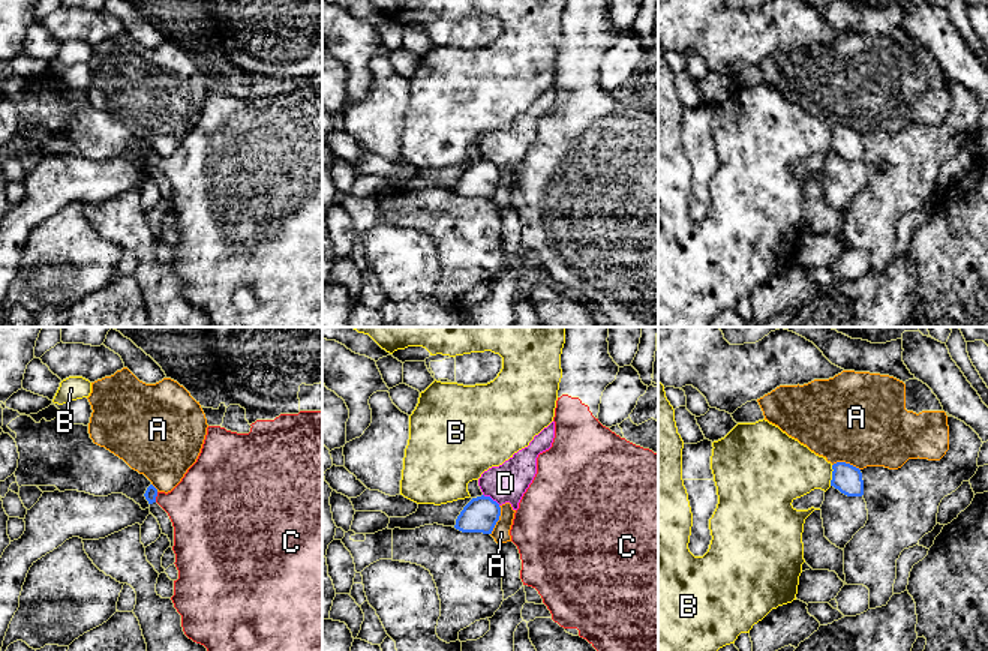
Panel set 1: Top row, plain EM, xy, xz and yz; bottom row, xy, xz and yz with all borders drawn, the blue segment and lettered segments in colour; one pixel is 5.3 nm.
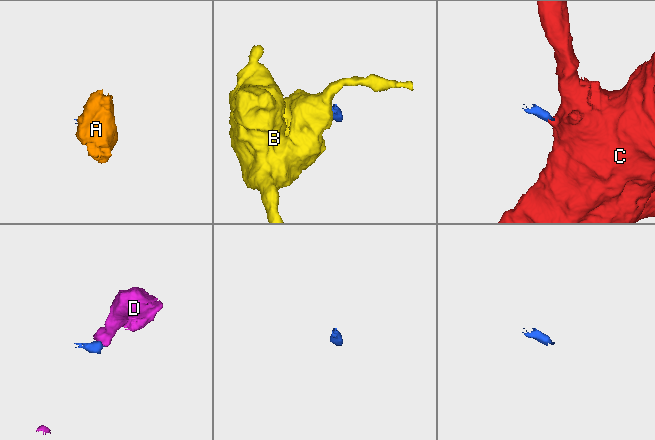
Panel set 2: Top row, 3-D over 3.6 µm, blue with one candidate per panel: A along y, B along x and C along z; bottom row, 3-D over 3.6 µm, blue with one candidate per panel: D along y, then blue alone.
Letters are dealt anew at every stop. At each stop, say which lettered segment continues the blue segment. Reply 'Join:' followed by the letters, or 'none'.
Join: C

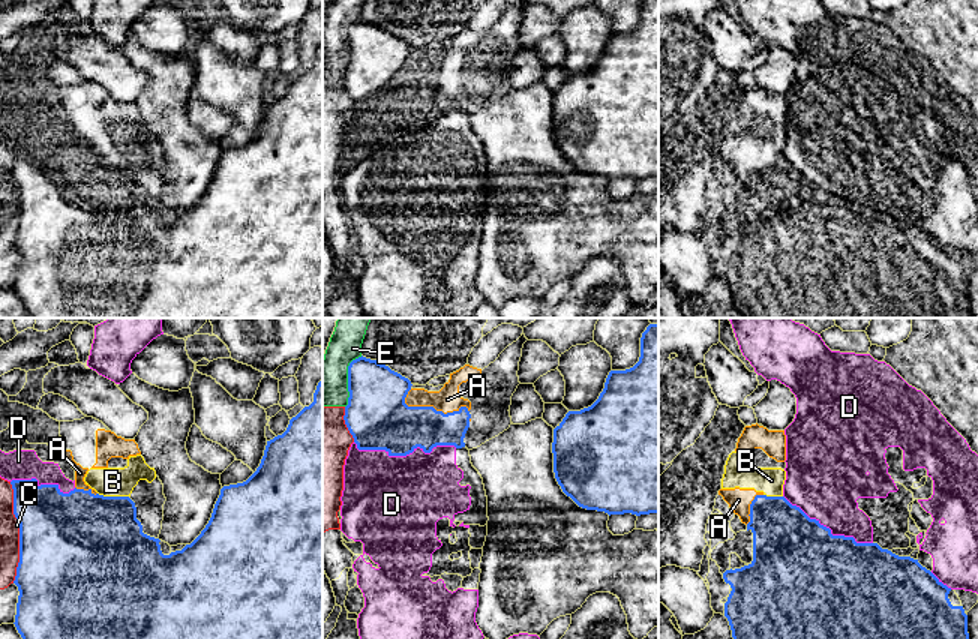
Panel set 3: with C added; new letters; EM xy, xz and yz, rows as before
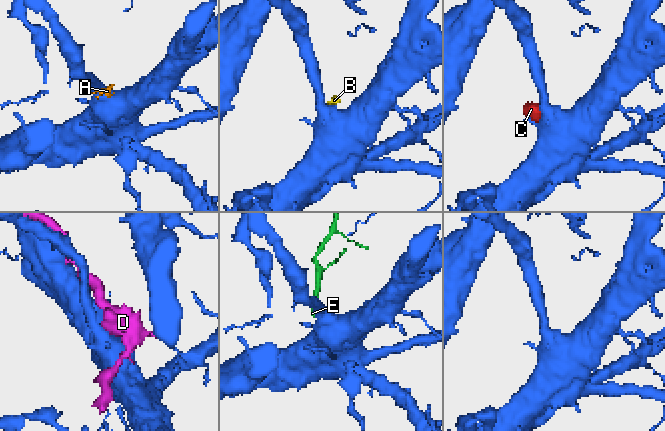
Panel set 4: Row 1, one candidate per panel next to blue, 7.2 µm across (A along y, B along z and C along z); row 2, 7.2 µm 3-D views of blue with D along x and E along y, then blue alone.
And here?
Join: none

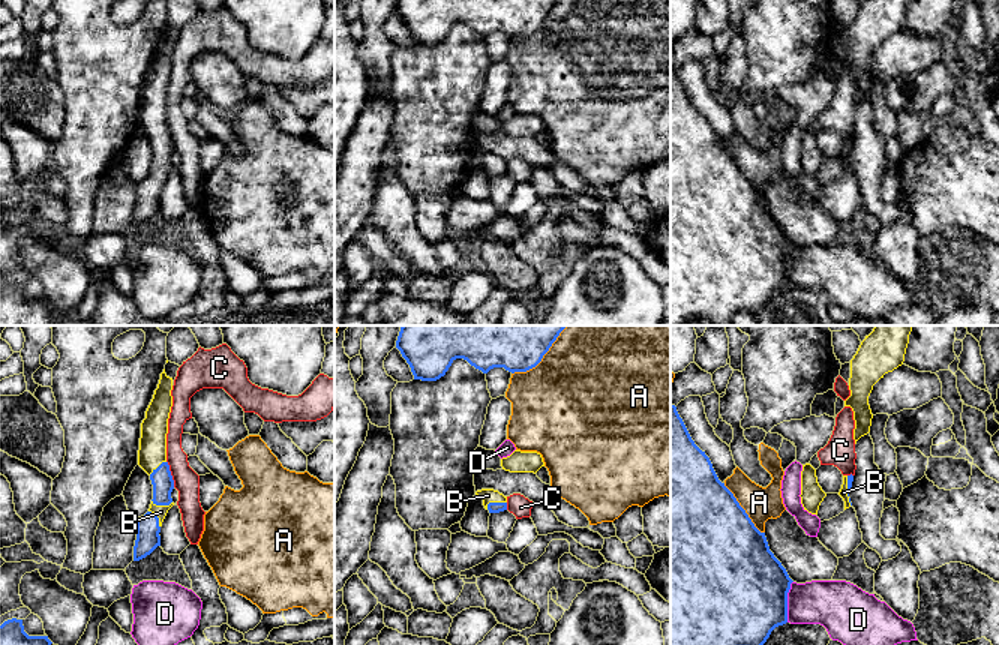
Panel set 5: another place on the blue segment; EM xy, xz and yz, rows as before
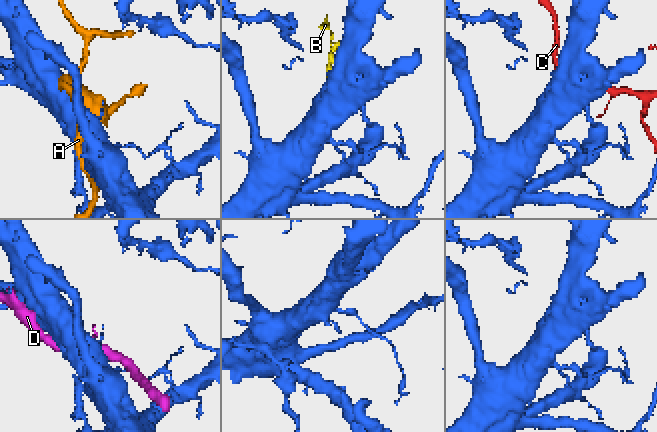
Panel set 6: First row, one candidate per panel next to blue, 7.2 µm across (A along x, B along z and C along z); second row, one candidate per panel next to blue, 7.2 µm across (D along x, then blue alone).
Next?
Join: B

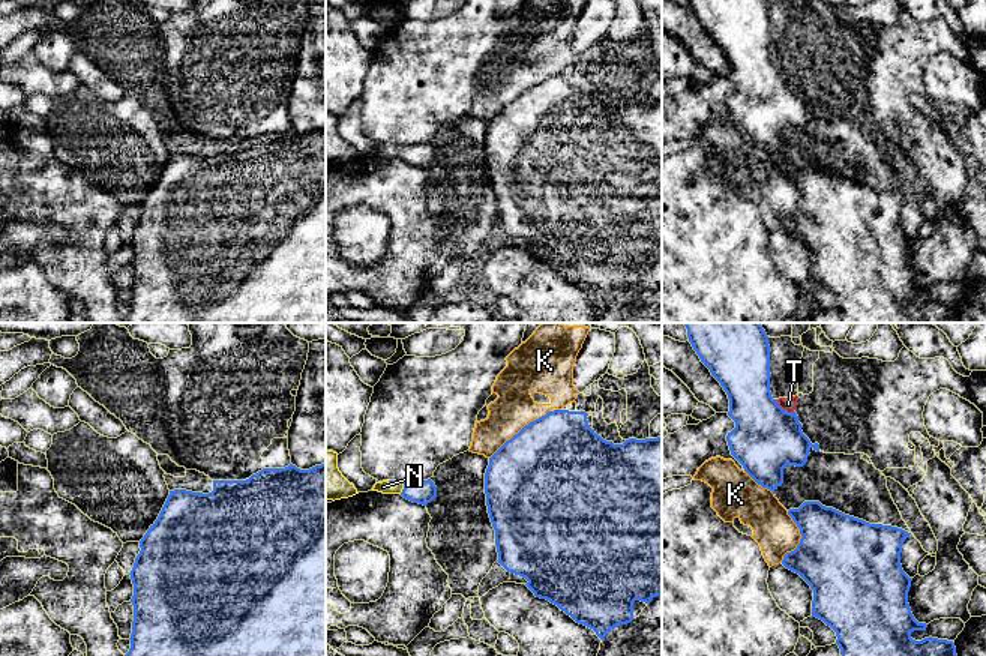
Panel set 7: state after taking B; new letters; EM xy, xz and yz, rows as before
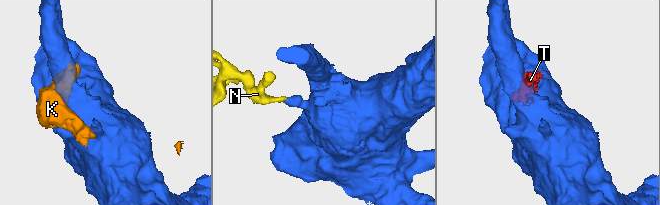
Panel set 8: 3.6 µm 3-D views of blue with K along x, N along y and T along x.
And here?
Join: N

